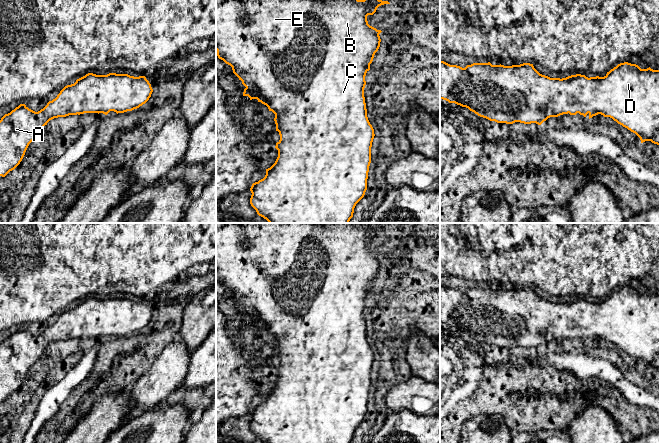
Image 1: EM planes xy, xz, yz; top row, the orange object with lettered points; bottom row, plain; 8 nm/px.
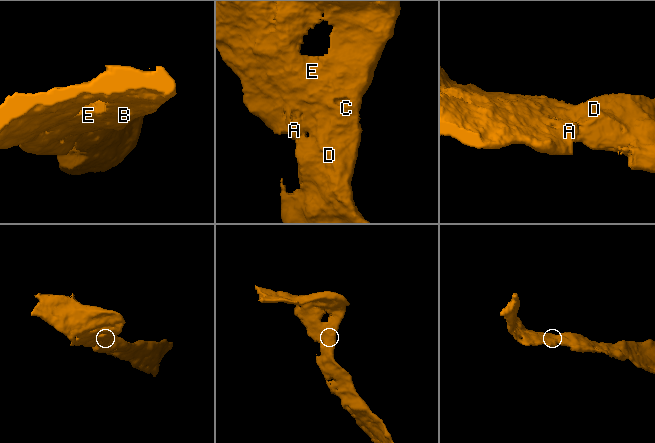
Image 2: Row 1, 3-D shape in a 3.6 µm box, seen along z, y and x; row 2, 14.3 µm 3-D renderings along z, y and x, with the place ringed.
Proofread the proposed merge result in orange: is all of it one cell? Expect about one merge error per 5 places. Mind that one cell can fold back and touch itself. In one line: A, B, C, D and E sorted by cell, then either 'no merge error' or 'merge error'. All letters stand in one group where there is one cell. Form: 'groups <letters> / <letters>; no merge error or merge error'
groups A B C D E; no merge error

